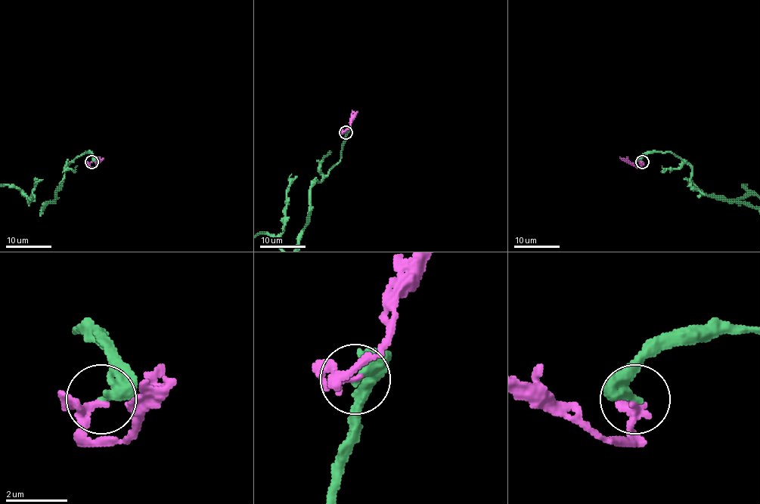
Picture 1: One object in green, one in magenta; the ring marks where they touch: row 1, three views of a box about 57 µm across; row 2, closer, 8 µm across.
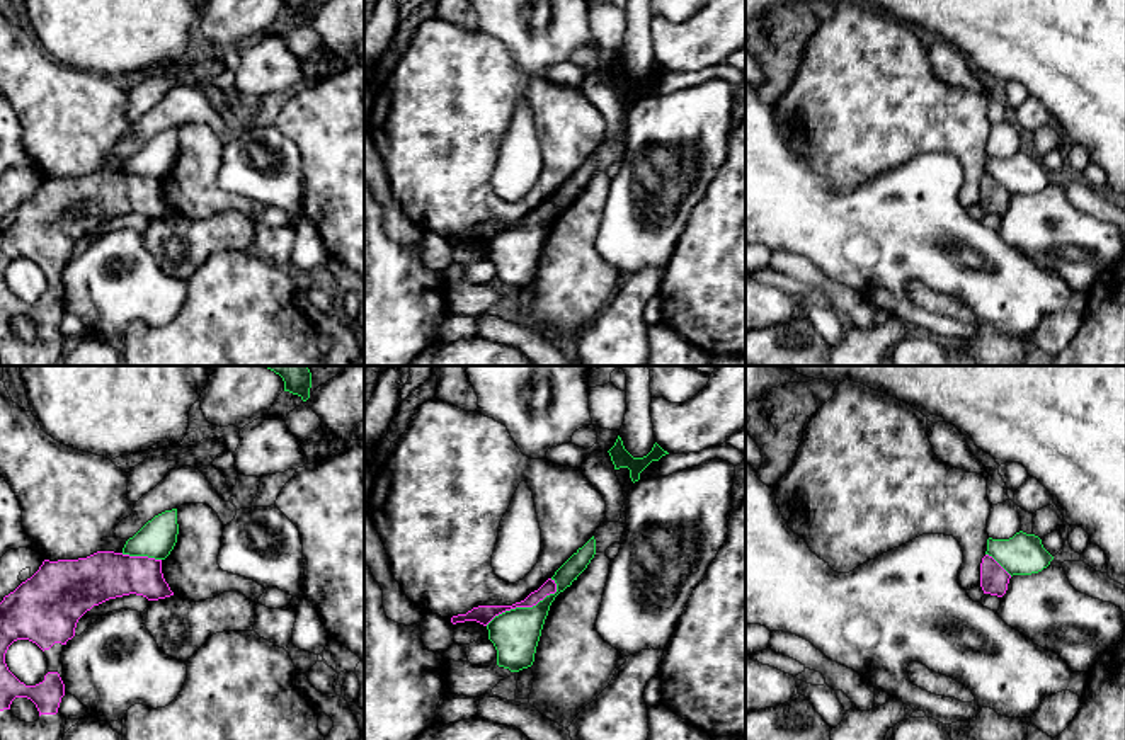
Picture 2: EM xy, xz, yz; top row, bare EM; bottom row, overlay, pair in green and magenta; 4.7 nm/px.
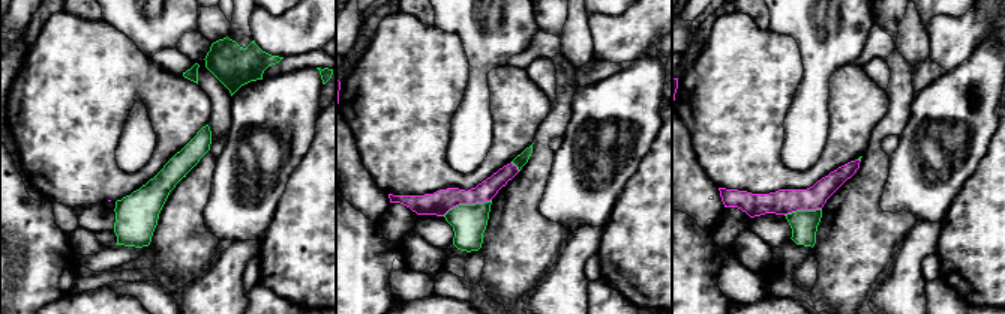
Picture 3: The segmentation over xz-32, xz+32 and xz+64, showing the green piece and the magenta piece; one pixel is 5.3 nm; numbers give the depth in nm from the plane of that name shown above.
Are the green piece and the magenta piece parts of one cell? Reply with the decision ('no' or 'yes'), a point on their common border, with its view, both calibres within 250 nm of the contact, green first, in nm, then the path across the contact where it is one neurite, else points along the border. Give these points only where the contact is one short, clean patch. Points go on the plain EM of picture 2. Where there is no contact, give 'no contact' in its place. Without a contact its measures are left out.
no; meets green in xz at (525, 227); 220 nm thick on the green side, 90 nm on the other; border along xz (555, 199), (552, 213), (531, 225), (506, 228), (485, 244)

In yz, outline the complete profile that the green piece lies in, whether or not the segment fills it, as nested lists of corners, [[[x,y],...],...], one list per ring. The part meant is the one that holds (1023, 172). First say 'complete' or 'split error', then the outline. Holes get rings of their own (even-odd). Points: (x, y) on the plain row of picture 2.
complete; [[[1023,150],[1009,158],[989,157],[985,174],[992,175],[1011,196],[1038,192],[1054,179],[1038,155]]]

